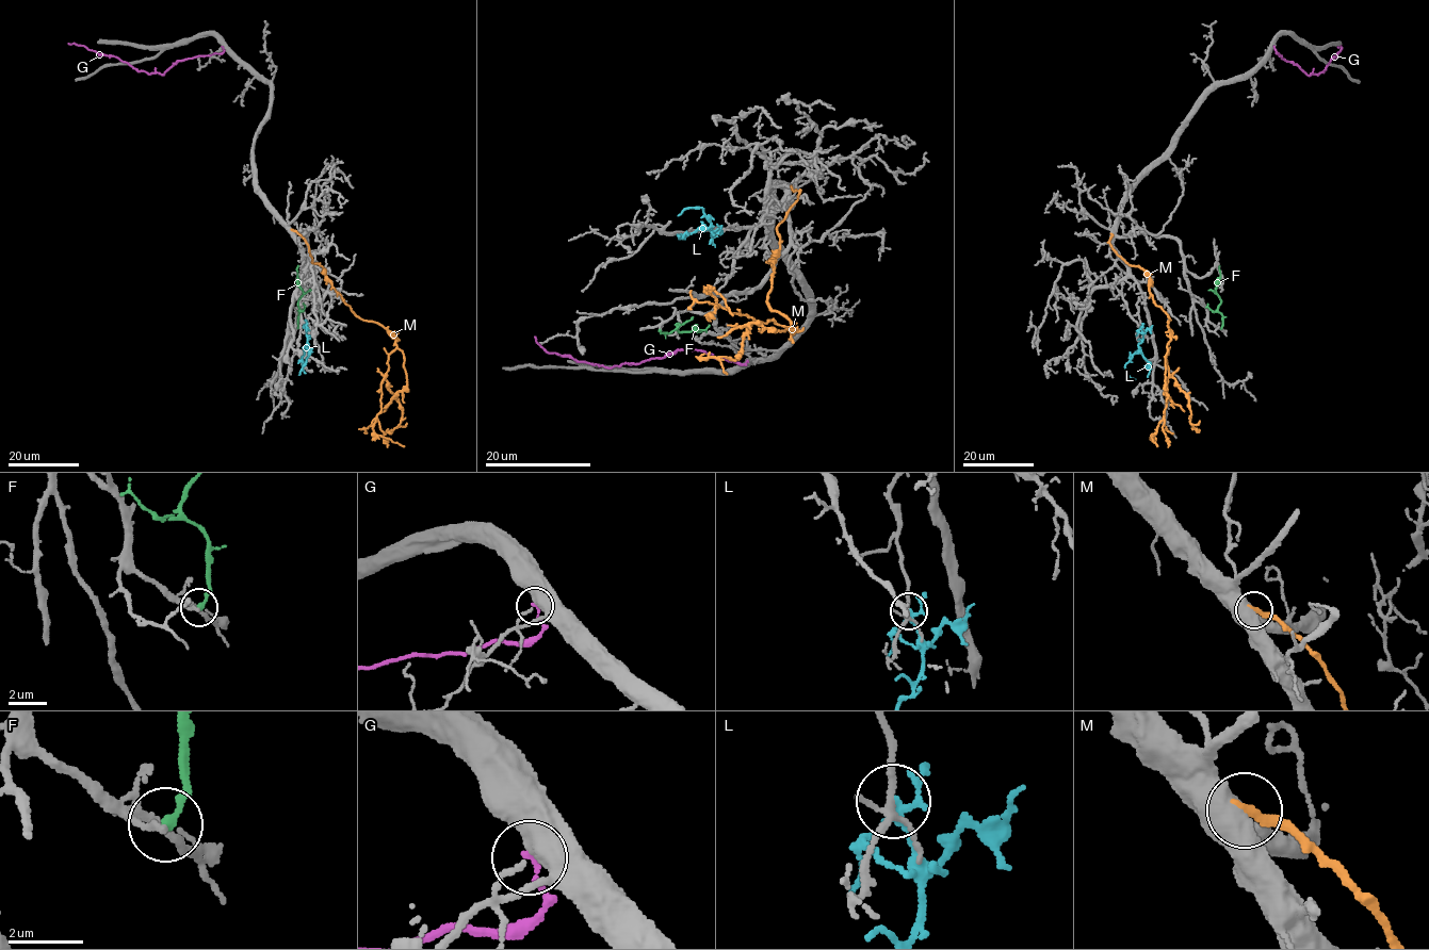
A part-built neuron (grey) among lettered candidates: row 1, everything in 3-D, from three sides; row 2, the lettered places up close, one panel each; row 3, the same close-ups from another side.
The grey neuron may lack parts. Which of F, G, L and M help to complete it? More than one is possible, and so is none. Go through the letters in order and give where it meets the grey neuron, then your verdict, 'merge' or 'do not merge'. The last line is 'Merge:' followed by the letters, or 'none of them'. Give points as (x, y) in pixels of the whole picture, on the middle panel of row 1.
F: meets grey at (660, 330); do not merge
G: meets grey at (747, 361); do not merge
L: meets grey at (721, 230); do not merge
M: meets grey at (791, 186); do not merge
Merge: none of them

